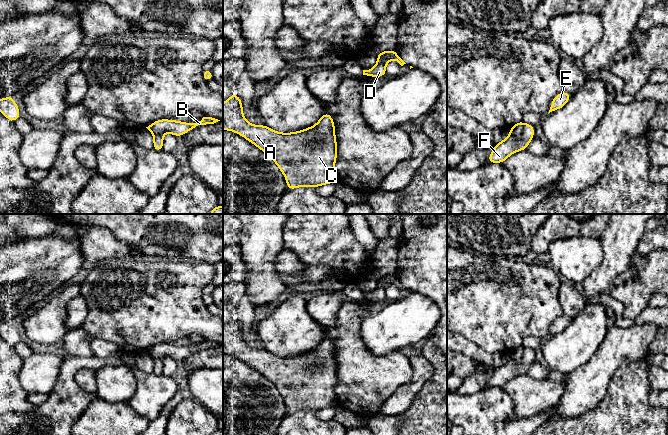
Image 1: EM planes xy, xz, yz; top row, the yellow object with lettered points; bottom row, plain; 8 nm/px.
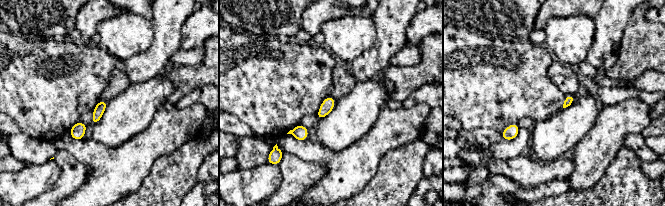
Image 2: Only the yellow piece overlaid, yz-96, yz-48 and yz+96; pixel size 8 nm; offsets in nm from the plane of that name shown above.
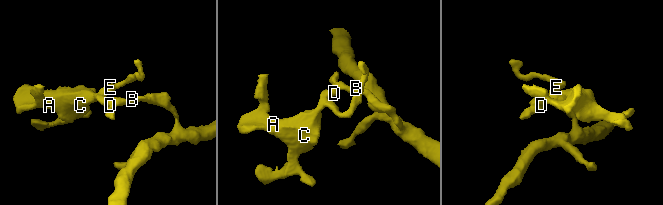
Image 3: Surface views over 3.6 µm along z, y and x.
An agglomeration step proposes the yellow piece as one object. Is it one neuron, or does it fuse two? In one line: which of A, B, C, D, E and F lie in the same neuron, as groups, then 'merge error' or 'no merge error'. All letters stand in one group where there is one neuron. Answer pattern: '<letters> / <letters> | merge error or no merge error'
A C D E F / B | merge error

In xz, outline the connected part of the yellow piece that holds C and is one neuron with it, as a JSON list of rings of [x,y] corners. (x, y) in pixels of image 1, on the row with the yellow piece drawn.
[[[232,92],[230,98],[223,103],[223,130],[243,136],[272,158],[284,174],[289,190],[305,186],[319,187],[337,181],[334,168],[337,160],[337,141],[334,121],[329,113],[324,113],[312,127],[292,133],[281,133],[264,124],[257,126],[249,123],[244,118],[241,99]]]

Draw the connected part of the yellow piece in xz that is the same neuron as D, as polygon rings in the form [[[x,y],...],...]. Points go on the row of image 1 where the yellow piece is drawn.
[[[377,62],[377,64],[368,70],[363,70],[363,75],[371,77],[382,77],[386,75],[386,64],[383,62]]]

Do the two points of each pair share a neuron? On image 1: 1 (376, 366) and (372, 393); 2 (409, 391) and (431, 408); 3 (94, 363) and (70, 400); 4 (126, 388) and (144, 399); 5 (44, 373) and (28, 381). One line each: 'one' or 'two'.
1: one
2: two
3: one
4: two
5: one

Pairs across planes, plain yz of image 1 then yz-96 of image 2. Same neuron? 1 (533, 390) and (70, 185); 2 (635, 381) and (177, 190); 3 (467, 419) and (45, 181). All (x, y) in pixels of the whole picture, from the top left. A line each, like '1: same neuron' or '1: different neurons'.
1: same neuron
2: same neuron
3: same neuron

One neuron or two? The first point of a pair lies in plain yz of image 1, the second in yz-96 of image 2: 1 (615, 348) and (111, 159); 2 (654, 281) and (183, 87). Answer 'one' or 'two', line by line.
1: one
2: one

